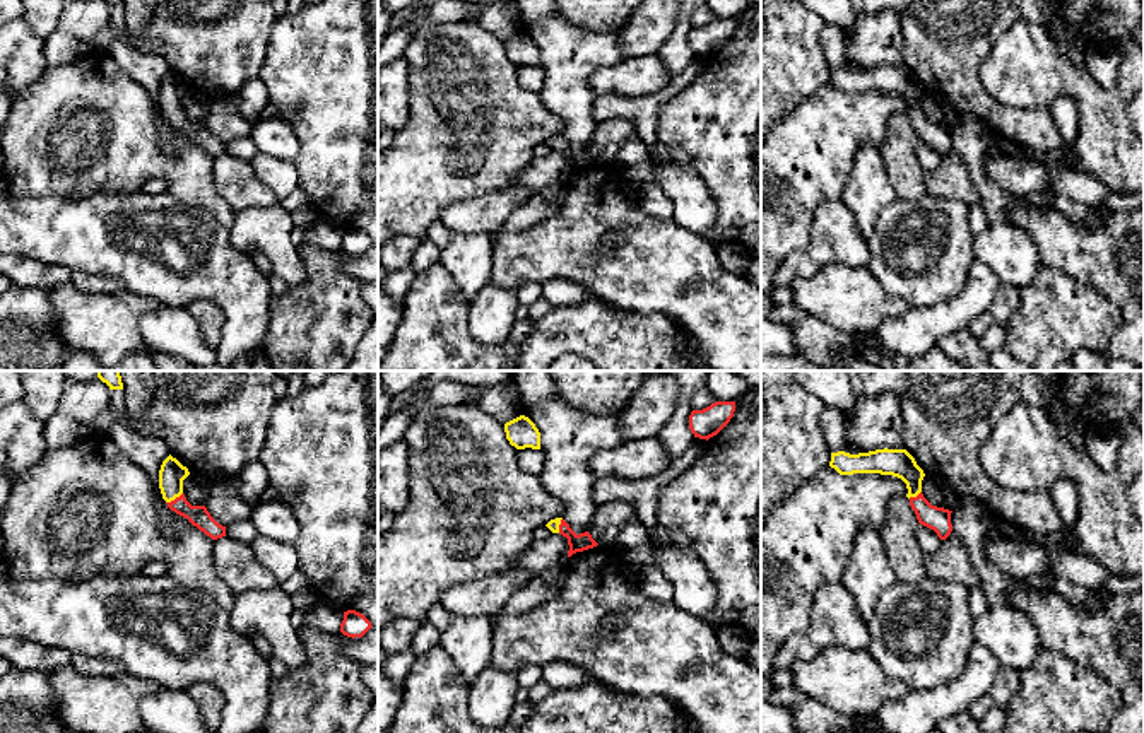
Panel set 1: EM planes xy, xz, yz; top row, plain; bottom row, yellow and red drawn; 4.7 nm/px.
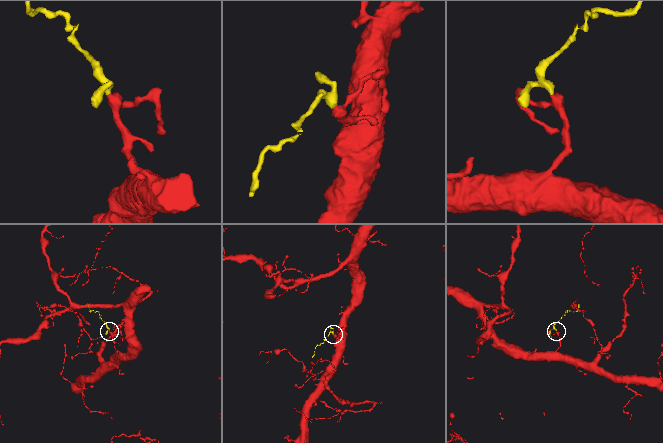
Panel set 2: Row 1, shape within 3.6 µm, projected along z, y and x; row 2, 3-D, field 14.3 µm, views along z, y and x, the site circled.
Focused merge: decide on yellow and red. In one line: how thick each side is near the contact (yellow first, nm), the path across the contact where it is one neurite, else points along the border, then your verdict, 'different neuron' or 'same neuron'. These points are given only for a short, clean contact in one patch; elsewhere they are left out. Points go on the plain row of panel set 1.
120/100 nm | across xy (171, 91), (173, 117), (199, 134) | same neuron

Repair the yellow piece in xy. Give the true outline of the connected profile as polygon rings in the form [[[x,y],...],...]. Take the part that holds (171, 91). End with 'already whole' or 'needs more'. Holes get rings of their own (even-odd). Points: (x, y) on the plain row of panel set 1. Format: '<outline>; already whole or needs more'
[[[171,72],[162,79],[159,87],[159,106],[168,125],[186,135],[193,144],[212,157],[226,154],[226,144],[219,142],[205,123],[192,123],[183,111],[183,97],[190,92]]]; needs more

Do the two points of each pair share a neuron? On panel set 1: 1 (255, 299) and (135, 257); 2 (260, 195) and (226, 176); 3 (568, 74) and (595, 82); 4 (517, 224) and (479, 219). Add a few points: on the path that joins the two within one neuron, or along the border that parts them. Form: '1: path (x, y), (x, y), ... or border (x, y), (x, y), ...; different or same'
1: path (226, 277), (188, 257), (165, 257); same
2: path (252, 192), (235, 180); same
3: border (623, 60), (597, 69), (589, 77), (587, 86); different
4: border (534, 195), (520, 204), (491, 234); different

